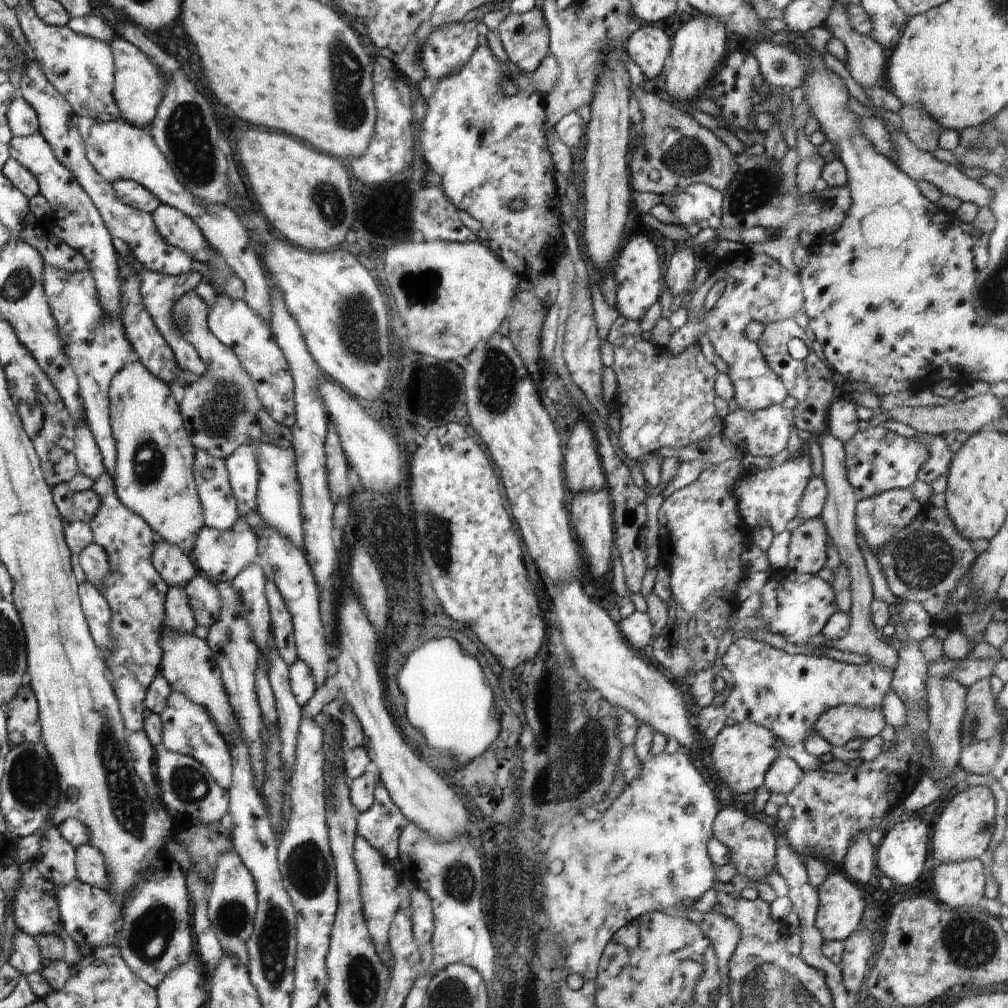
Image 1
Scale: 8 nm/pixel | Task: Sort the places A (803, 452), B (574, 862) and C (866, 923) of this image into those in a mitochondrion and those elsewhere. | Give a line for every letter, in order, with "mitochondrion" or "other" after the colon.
A: other
B: other
C: other

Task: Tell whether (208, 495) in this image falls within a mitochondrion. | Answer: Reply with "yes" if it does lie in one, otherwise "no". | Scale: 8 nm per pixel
no

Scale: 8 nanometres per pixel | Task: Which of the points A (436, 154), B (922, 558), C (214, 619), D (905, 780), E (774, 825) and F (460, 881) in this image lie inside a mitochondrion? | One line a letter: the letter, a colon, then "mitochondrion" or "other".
A: other
B: mitochondrion
C: other
D: other
E: other
F: mitochondrion

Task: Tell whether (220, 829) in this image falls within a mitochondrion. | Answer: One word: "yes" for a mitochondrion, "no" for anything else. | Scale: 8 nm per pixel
no

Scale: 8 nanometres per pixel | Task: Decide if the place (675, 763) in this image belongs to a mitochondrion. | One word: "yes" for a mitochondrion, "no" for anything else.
no

